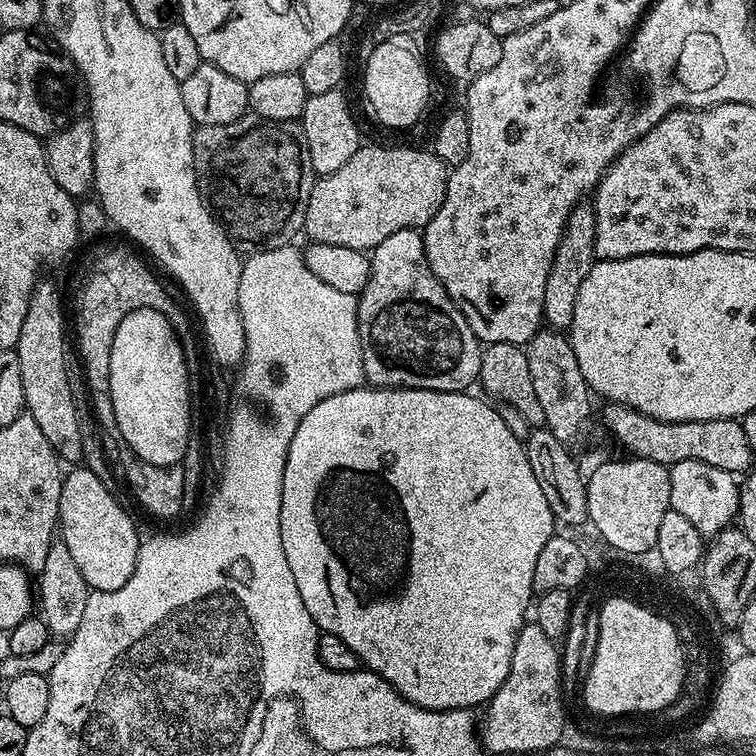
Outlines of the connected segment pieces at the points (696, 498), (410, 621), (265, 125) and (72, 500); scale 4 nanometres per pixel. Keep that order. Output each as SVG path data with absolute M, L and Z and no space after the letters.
M697 460L671 465L668 473L671 511L684 515L700 536L717 536L723 528L729 527L737 519L740 511L740 486L733 473L718 470L718 466L706 466L706 462Z
M361 386L334 394L334 398L322 398L322 402L298 422L298 430L294 430L294 438L290 438L286 470L282 474L282 550L294 574L298 594L302 594L306 610L310 610L310 618L314 618L321 632L342 638L342 642L358 654L361 665L394 686L402 698L414 702L419 708L439 712L487 705L498 686L506 682L518 634L526 623L524 615L527 612L529 615L534 600L534 565L538 563L542 546L546 546L554 534L552 511L546 502L546 494L542 494L542 486L538 486L538 478L534 478L534 470L530 470L524 441L510 434L499 411L495 407L492 409L493 405L487 399L472 395L468 392Z
M251 114L234 122L226 122L226 126L201 124L193 131L192 149L196 183L200 185L211 211L233 241L241 245L253 244L251 247L256 250L280 248L284 244L292 244L295 236L303 233L306 202L310 202L310 190L314 183L303 124L294 120L274 122Z
M76 466L72 473L67 473L64 476L62 482L62 498L60 499L60 523L58 525L59 539L66 542L66 550L70 550L71 556L74 557L74 563L78 565L78 571L82 574L82 578L86 578L89 589L94 592L105 592L106 590L118 590L122 586L126 586L126 582L130 582L130 574L134 574L134 566L136 565L136 559L140 553L140 545L142 543L142 536L136 533L136 524L132 521L132 516L123 508L122 505L116 501L116 496L107 488L106 485L100 481L101 477L97 473L93 472L91 468L87 466Z

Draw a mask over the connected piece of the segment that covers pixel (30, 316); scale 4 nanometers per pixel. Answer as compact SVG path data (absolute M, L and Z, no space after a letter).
M47 278L37 280L34 290L30 294L30 306L26 310L26 322L22 322L22 334L18 334L18 342L14 349L18 358L18 371L22 374L22 394L24 395L24 407L28 413L34 418L34 422L38 422L38 427L41 428L42 434L46 434L46 442L50 442L50 446L56 452L57 457L61 461L76 460L72 462L80 462L85 459L84 454L84 437L85 429L80 429L80 416L76 413L76 396L72 393L72 384L68 381L68 356L64 353L64 304L60 301L60 292L56 289L56 284Z

